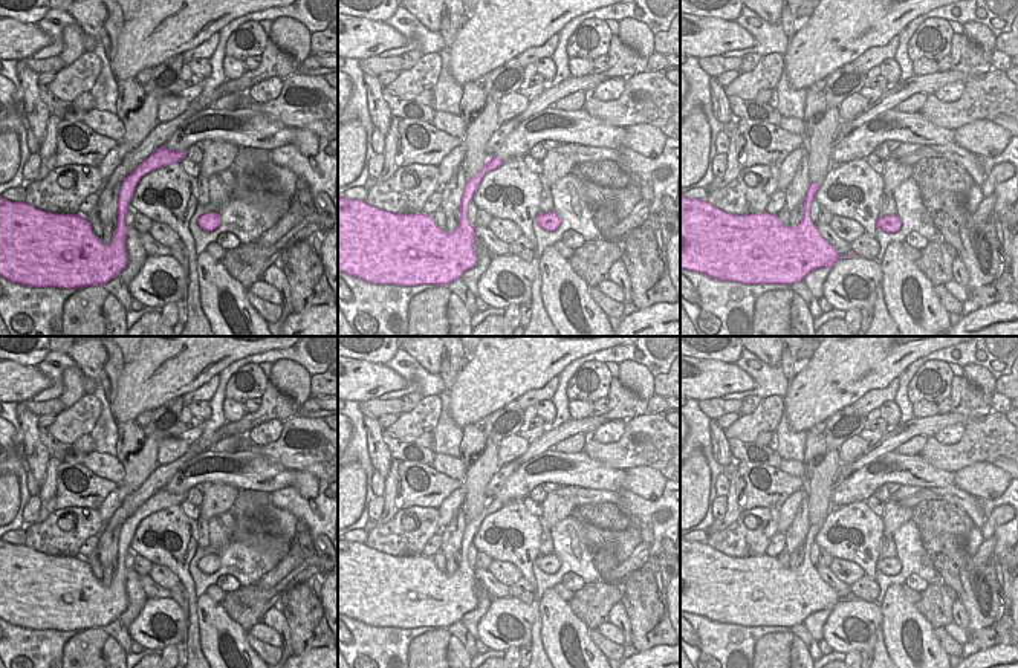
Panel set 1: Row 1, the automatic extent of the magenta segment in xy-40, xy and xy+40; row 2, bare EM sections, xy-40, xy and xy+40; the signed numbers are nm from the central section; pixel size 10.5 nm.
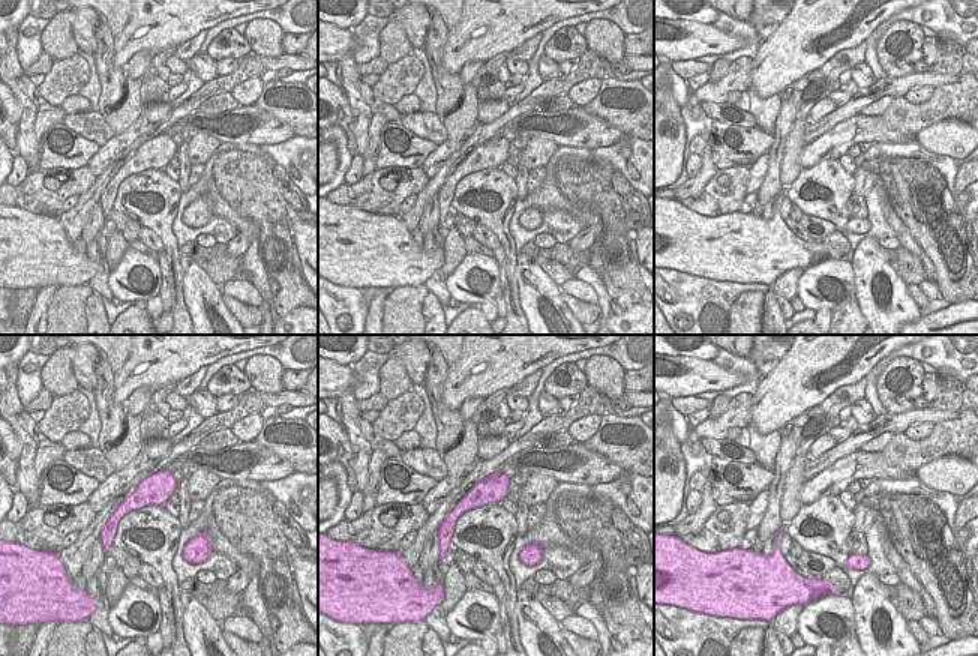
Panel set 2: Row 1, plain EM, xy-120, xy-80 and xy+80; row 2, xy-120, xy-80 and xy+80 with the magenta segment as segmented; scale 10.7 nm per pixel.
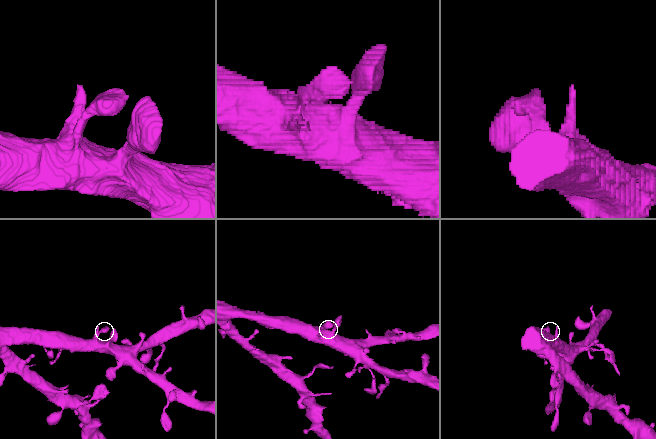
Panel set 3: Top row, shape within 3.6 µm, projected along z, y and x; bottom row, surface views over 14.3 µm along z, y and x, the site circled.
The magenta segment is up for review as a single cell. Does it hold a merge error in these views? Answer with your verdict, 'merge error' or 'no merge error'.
no merge error

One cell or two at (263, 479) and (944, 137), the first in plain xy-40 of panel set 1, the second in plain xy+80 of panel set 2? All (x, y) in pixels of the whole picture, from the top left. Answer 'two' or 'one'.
two

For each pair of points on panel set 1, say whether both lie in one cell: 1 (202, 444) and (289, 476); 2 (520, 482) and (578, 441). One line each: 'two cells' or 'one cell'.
1: two cells
2: two cells

